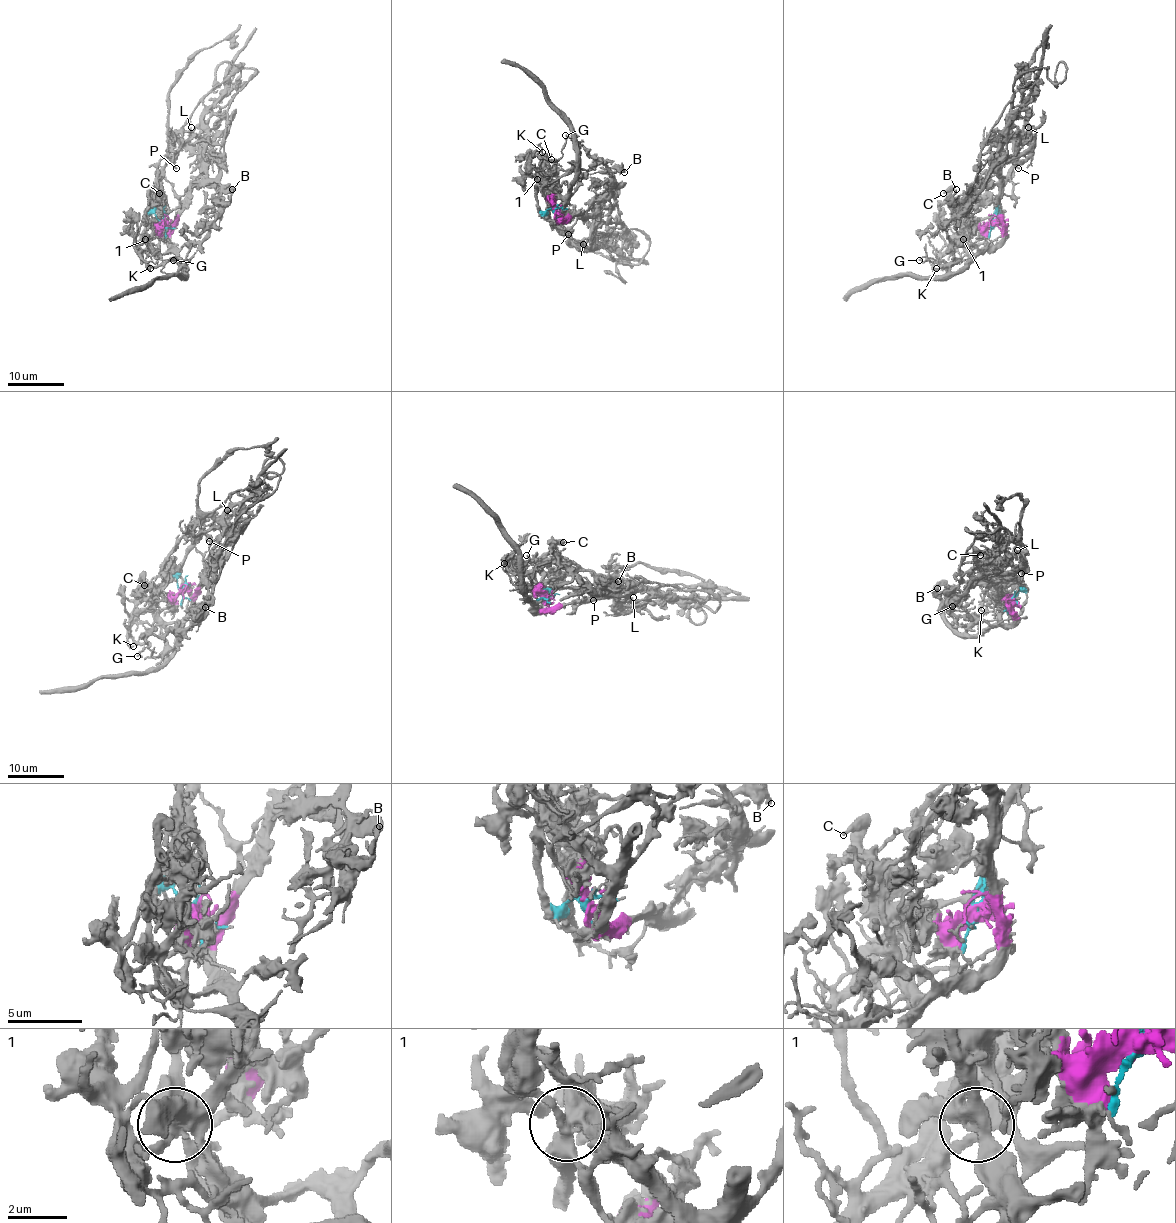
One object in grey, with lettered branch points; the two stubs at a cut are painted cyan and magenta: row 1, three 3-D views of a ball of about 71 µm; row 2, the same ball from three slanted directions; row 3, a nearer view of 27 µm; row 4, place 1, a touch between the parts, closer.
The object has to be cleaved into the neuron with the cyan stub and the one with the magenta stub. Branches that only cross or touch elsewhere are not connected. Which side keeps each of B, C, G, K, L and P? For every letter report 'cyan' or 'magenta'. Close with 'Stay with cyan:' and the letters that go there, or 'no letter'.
B: magenta
C: cyan
G: cyan
K: cyan
L: cyan
P: cyan
Stay with cyan: C, G, K, L, P

